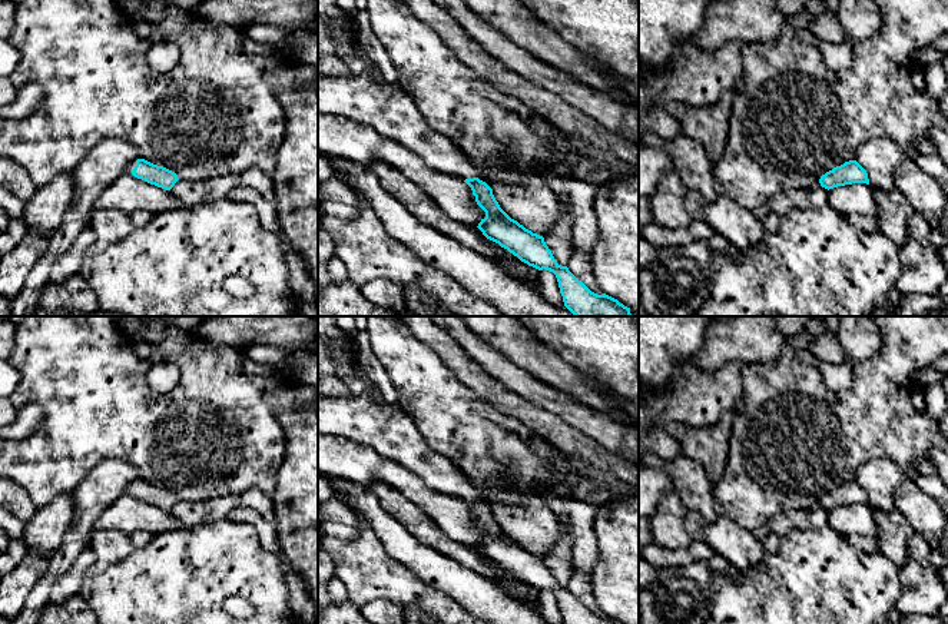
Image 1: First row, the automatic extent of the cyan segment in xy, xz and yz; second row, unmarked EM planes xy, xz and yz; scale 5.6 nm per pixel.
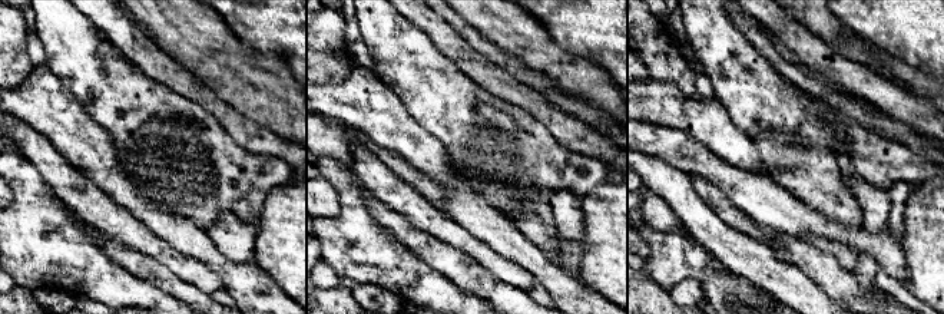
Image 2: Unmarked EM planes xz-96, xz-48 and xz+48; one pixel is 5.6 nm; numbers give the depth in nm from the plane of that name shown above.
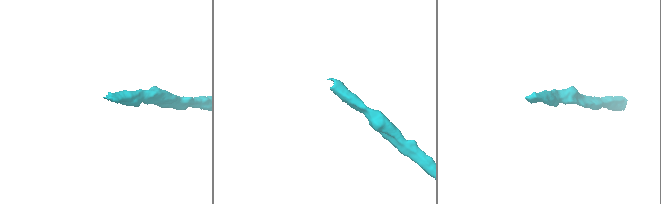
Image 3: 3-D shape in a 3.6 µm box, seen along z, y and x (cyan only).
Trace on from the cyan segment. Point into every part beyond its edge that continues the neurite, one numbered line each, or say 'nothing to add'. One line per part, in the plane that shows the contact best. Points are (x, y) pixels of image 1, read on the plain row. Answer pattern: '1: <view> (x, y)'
1: xz (390, 431)

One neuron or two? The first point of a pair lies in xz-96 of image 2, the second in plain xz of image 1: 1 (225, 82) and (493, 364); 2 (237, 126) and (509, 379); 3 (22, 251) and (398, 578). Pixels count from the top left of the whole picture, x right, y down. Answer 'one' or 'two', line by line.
1: two
2: two
3: one

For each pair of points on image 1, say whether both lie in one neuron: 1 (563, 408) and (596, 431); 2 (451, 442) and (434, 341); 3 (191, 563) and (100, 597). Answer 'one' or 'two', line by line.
1: one
2: two
3: one

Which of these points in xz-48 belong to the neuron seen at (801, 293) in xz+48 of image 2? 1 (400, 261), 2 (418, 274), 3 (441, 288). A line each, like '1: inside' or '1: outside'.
1: outside
2: outside
3: outside

